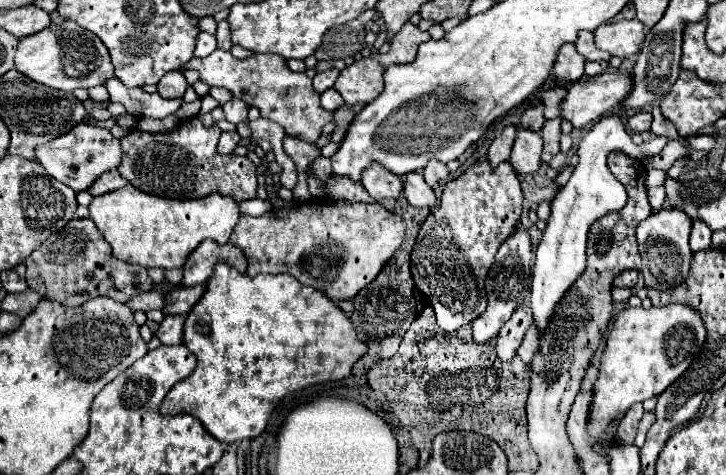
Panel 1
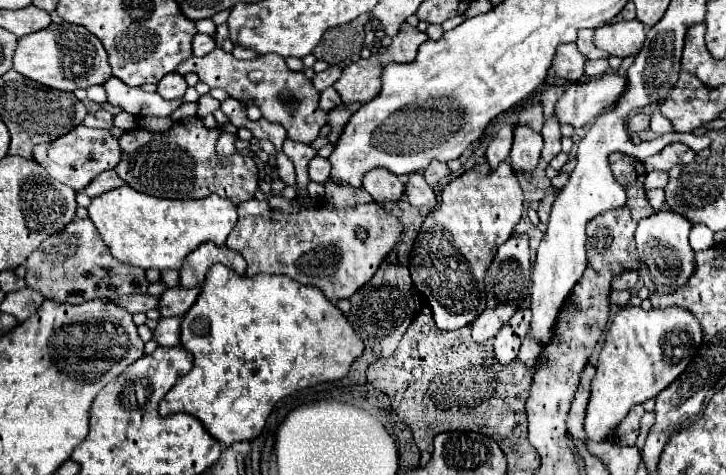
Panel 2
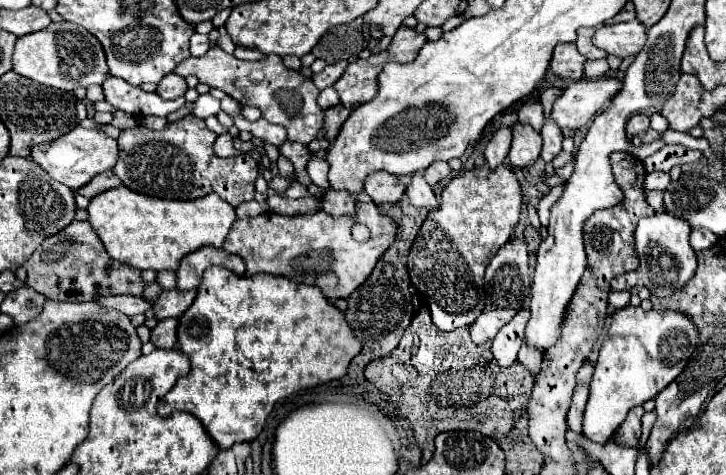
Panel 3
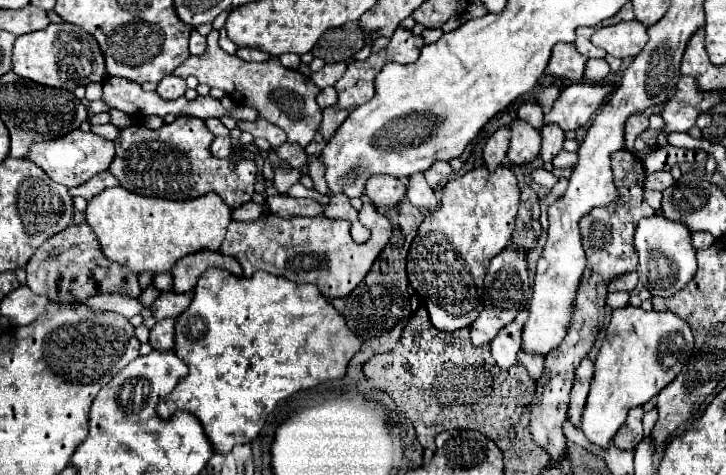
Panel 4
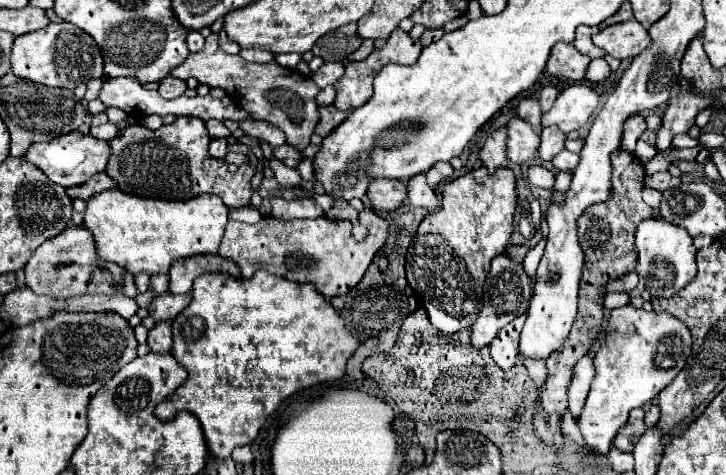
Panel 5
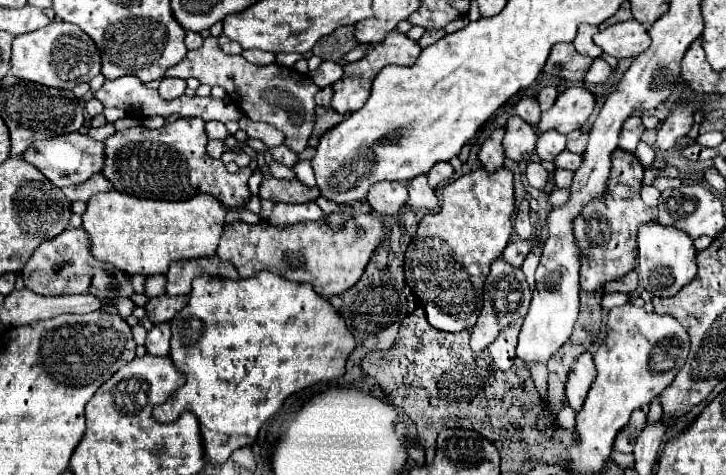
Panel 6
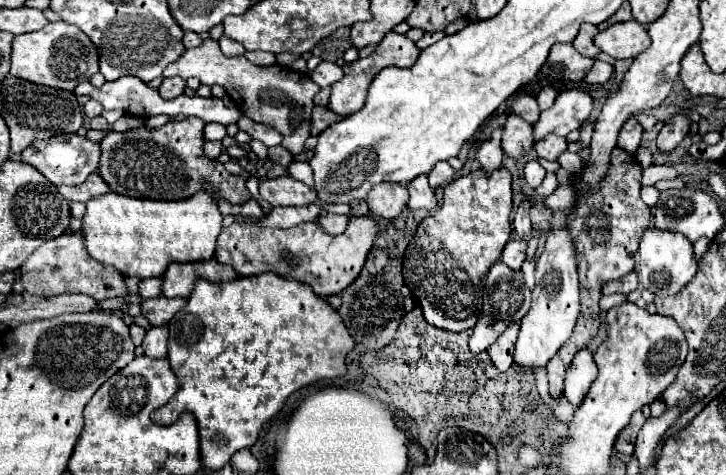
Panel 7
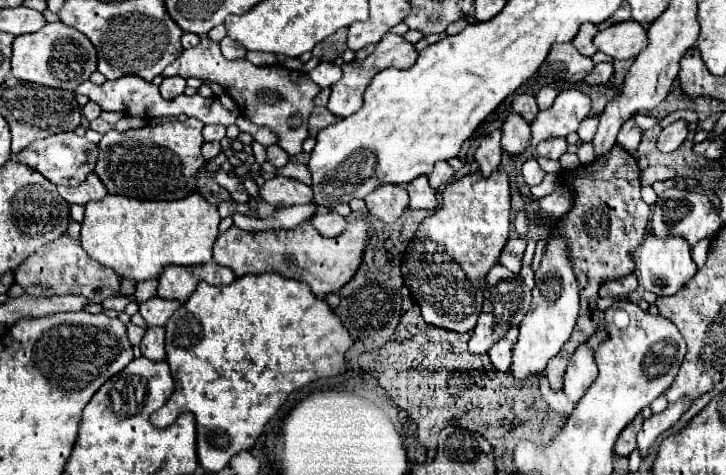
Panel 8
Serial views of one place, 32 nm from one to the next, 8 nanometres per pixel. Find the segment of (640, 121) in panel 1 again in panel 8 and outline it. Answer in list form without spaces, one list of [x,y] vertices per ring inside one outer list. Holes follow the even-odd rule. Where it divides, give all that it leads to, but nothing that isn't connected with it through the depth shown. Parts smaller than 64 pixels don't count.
[[[630,118],[624,124],[624,128],[620,128],[620,132],[618,132],[618,146],[622,146],[626,152],[634,154],[640,144],[640,136],[642,136],[642,130],[636,126],[634,118]]]

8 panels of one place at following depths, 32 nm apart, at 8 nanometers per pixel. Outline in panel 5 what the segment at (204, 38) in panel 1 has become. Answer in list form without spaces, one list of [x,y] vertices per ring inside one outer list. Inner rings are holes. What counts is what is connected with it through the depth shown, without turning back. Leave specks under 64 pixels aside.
[[[190,30],[190,34],[188,34],[188,48],[190,48],[190,52],[200,52],[202,48],[204,48],[204,36],[200,34],[200,32],[196,32],[196,30]]]

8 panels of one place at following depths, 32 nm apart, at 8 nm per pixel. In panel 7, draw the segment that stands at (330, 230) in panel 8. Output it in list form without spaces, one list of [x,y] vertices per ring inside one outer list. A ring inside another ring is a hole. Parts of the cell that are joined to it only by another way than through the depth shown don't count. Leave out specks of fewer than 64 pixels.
[[[322,212],[322,216],[320,216],[316,222],[318,222],[326,232],[330,232],[330,234],[340,234],[342,228],[346,226],[348,218],[346,218],[346,216],[340,216],[340,214],[326,214],[326,212]]]

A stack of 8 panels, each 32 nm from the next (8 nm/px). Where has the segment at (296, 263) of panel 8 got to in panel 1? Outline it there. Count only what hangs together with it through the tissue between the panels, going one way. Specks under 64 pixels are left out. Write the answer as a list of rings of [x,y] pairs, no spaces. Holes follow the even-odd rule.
[[[312,198],[292,208],[274,208],[264,216],[242,216],[238,226],[230,236],[230,244],[240,246],[248,258],[248,274],[280,274],[286,272],[294,276],[300,284],[322,290],[330,300],[352,300],[362,288],[366,288],[380,270],[390,262],[394,252],[402,246],[406,238],[406,222],[402,216],[388,212],[382,204],[360,204],[344,202],[334,204],[328,198]]]

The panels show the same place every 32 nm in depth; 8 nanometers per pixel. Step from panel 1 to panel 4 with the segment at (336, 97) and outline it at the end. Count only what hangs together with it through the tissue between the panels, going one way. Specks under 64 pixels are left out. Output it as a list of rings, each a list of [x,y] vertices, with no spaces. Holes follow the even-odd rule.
[[[332,86],[324,88],[320,94],[318,94],[318,104],[320,108],[328,108],[328,106],[334,106],[338,102],[338,96],[336,96],[336,90]]]

